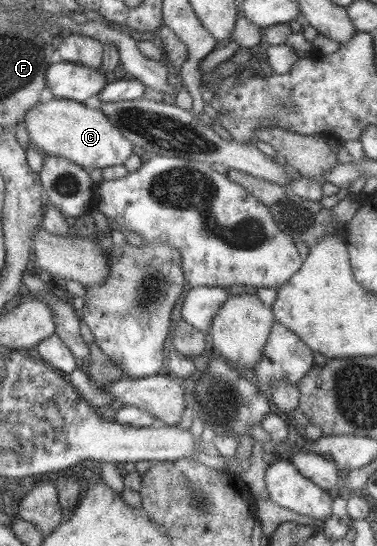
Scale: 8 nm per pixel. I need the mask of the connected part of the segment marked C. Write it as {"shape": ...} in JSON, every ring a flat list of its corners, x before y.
{"shape":[[53,97,45,102,36,102,24,115,21,123,24,123,28,139,31,140,31,143,35,145,39,152,68,159,86,171,121,165,133,153,133,144,125,139,125,136,107,119,107,116,99,108,89,108,85,104,73,100]]}

